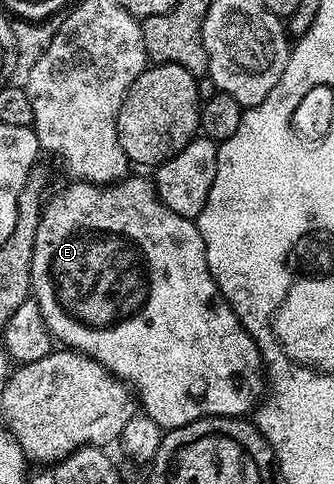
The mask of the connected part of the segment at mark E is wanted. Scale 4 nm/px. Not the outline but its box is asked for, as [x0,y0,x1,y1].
[29,177,266,431]

